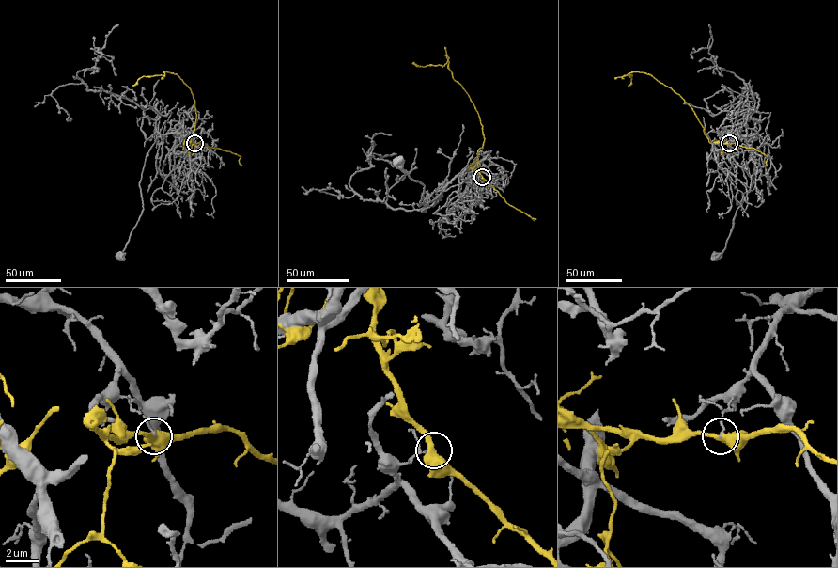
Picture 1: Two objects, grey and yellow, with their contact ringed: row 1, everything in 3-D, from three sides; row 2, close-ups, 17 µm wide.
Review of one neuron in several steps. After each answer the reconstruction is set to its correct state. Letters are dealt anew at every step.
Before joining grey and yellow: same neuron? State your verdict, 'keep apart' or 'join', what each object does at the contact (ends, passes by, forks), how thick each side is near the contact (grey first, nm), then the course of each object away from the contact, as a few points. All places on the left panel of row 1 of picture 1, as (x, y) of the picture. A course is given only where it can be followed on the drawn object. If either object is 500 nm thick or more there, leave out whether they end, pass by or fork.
keep apart; calibres 110 and 500 nm; course grey (194, 143), (181, 133), (182, 128), (156, 140), (147, 153), (139, 183), (141, 214), (119, 256); course yellow (194, 143), (190, 142), (196, 118), (194, 101), (177, 74), (142, 76), (132, 86)

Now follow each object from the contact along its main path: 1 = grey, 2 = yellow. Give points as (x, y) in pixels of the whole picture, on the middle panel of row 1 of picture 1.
1: (482, 177), (471, 181), (463, 170), (426, 205), (420, 203), (424, 186), (405, 172), (397, 161)
2: (482, 177), (477, 157), (484, 141), (483, 126), (468, 95), (453, 78), (448, 61), (443, 66), (412, 63)

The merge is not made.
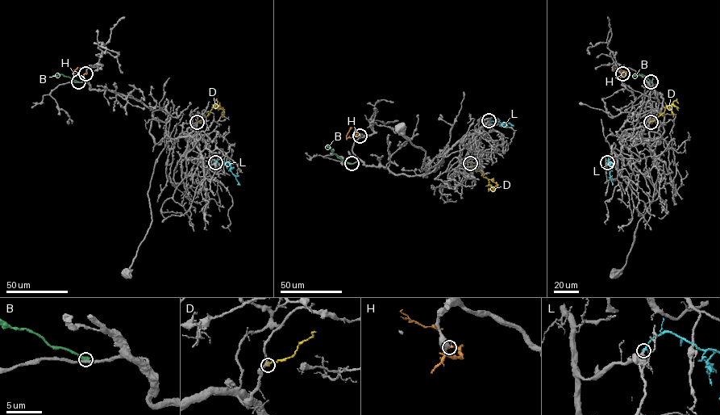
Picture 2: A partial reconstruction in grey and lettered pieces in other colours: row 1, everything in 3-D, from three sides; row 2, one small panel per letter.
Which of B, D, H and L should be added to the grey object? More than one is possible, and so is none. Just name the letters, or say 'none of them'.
none of them

